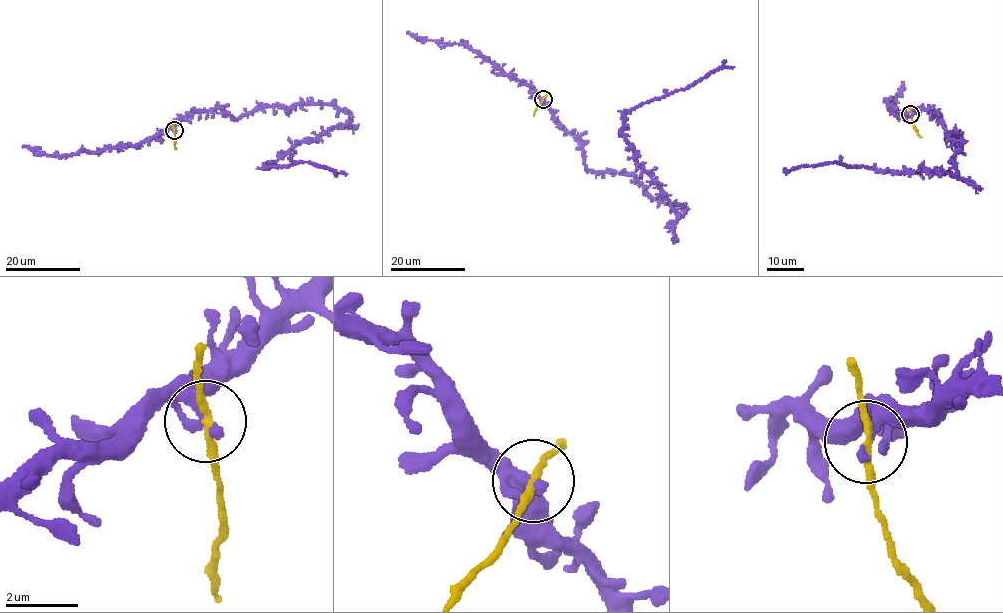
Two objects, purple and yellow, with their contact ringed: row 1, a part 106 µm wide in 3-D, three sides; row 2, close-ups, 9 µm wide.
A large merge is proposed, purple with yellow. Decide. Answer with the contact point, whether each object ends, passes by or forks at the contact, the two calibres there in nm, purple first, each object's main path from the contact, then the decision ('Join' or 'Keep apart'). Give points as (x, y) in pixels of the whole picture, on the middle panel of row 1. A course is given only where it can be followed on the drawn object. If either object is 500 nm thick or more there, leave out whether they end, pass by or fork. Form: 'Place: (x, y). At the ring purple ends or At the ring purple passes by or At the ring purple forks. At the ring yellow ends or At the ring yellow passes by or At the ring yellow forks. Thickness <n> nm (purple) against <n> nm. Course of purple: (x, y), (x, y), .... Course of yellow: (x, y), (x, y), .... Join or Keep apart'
Place: (543, 99). At the ring purple ends. At the ring yellow passes by. Thickness 340 nm (purple) against 180 nm. Course of purple: (543, 99), (578, 138), (585, 167), (633, 174), (683, 213), (638, 164), (623, 114), (734, 66). Course of yellow: (543, 99), (533, 115). Keep apart

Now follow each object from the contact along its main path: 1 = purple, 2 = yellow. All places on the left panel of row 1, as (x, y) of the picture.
1: (174, 130), (194, 111), (237, 119), (337, 106), (346, 124), (263, 168), (302, 162), (347, 174)
2: (174, 130), (175, 149)

